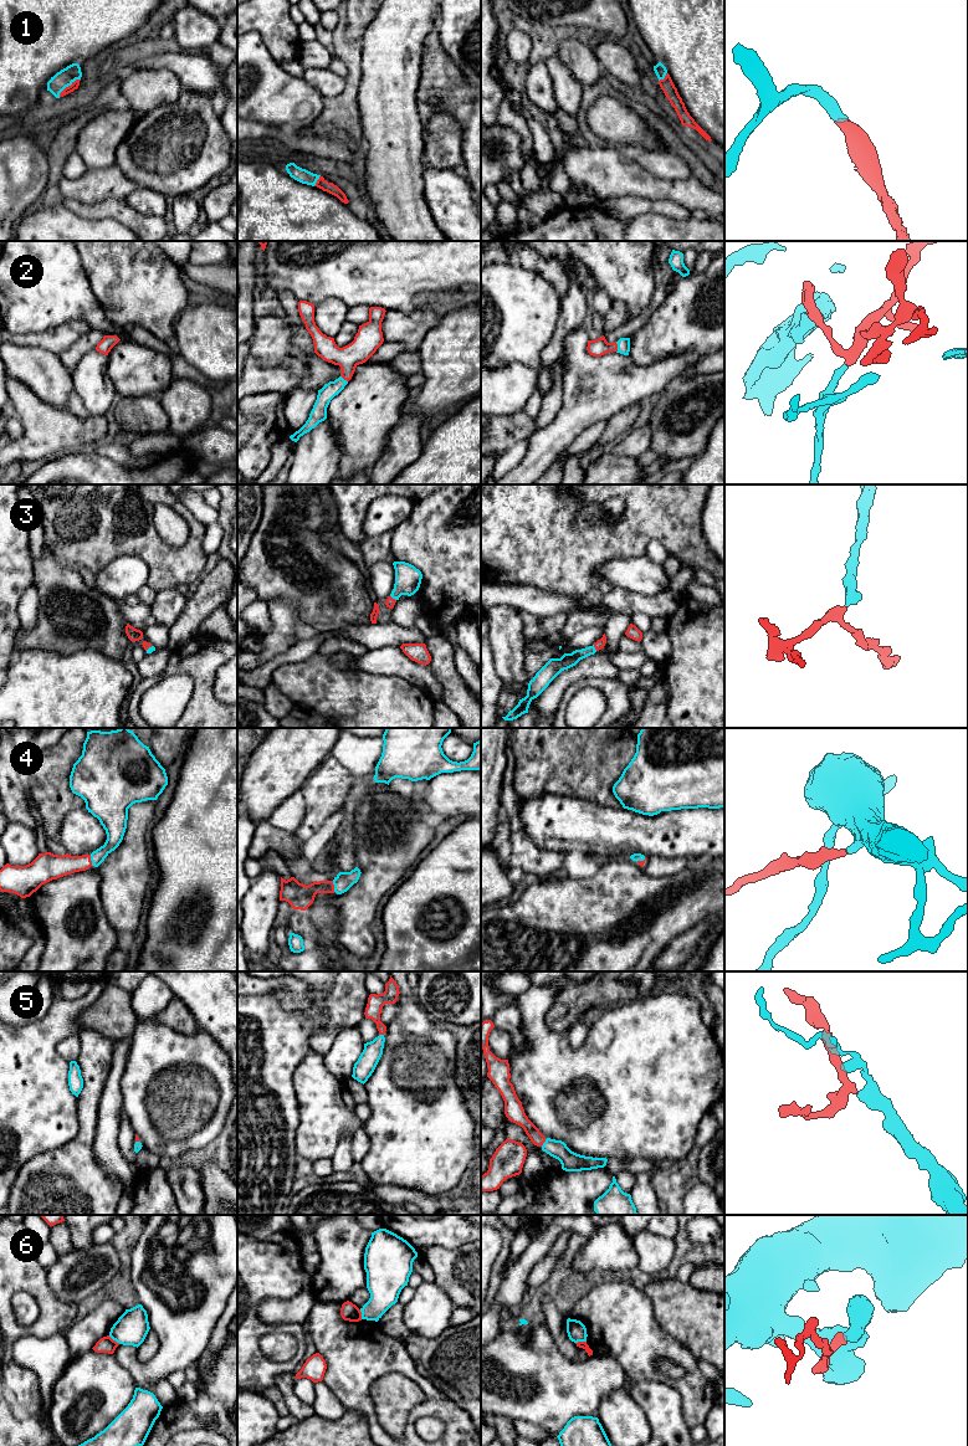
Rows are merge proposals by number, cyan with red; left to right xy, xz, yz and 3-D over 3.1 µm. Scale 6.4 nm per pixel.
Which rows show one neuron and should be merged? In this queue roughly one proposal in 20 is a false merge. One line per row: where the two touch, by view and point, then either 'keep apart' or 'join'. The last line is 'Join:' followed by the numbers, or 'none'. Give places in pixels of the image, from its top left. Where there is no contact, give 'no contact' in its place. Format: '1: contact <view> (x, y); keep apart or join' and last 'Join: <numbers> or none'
1: contact xy (68, 85); join
2: contact yz (618, 347); join
3: contact xz (393, 598); join
4: contact xz (334, 886); join
5: contact yz (543, 1143); join
6: contact xy (114, 1339); keep apart
Join: 1, 2, 3, 4, 5

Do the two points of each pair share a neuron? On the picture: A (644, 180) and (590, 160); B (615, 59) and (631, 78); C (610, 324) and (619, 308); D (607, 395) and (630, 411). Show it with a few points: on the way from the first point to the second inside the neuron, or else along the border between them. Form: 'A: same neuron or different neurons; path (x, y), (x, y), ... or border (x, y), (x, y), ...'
A: same neuron; path (630, 179), (609, 174), (604, 170)
B: same neuron; path (620, 63), (628, 73)
C: same neuron; path (613, 321), (619, 312)
D: different neurons; border (636, 403), (629, 404), (607, 421)

